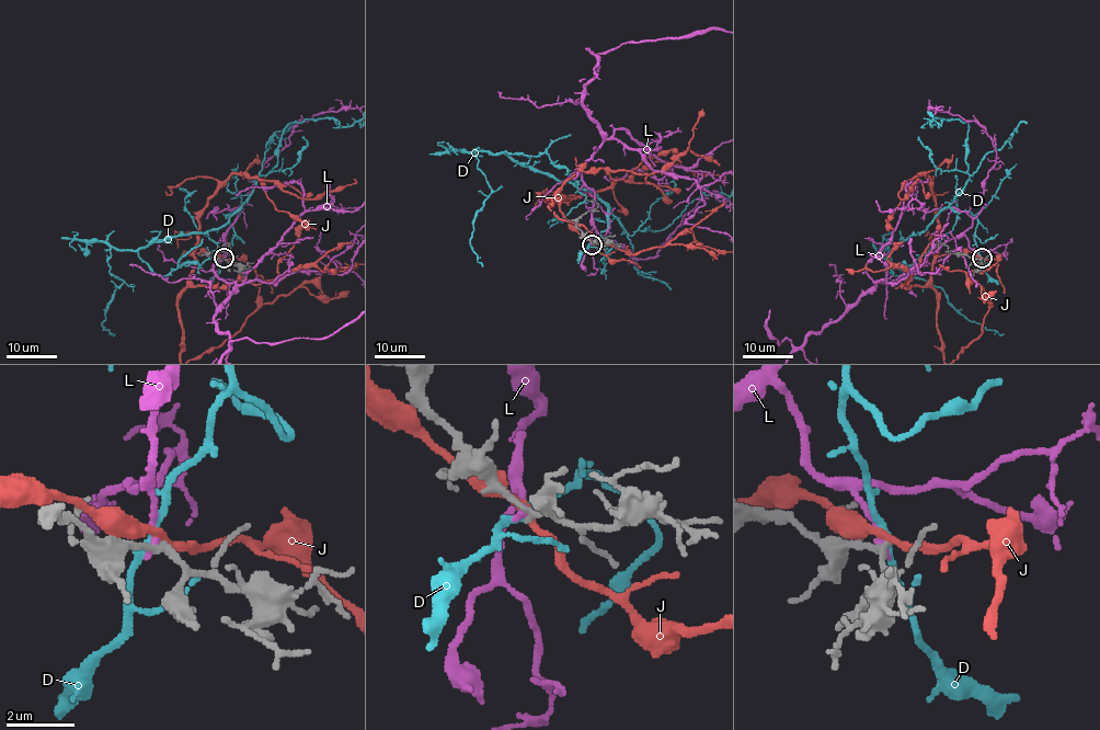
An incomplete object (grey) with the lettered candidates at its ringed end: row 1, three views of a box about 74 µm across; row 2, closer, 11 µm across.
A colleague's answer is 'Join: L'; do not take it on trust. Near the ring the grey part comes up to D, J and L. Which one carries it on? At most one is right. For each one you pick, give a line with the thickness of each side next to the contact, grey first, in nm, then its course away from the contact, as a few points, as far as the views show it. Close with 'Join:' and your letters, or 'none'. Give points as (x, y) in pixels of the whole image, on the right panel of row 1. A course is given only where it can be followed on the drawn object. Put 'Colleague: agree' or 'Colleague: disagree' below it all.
Join: none
Colleague: disagree

